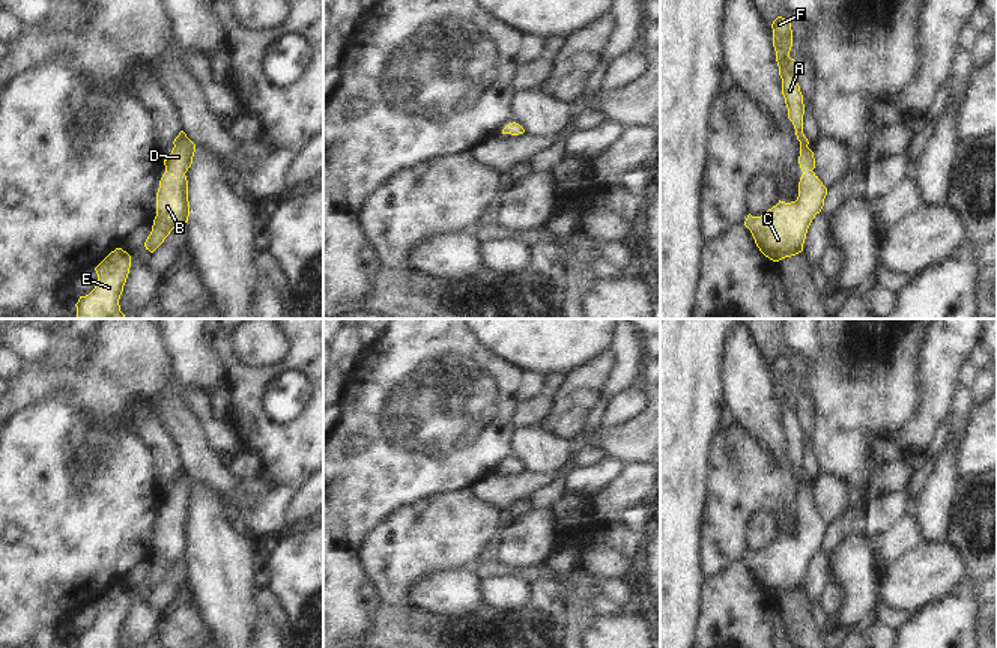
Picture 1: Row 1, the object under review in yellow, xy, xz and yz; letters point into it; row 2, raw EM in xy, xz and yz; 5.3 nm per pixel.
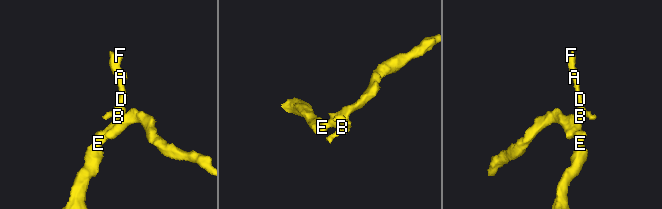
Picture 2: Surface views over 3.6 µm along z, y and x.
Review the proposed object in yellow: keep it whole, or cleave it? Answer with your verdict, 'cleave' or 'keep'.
keep

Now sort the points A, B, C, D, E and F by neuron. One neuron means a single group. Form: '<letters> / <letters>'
A B C D E F

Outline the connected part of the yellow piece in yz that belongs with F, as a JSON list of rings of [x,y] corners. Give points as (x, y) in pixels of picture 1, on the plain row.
[[[777,353],[773,361],[773,383],[779,412],[782,415],[782,431],[800,478],[799,501],[803,508],[799,519],[795,538],[780,538],[761,553],[747,552],[744,562],[750,567],[759,588],[773,598],[795,592],[803,588],[808,565],[824,543],[827,525],[812,508],[815,505],[814,489],[803,471],[805,441],[797,419],[797,400],[789,394],[792,383],[791,358]]]

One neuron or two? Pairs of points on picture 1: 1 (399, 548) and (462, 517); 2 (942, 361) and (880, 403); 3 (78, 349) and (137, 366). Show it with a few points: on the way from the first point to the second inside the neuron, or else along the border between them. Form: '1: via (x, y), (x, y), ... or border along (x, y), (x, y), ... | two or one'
1: via (414, 543), (447, 531) | one
2: border along (927, 340), (922, 349), (925, 400), (921, 409) | two
3: border along (95, 337), (92, 355), (78, 369), (59, 369) | two

